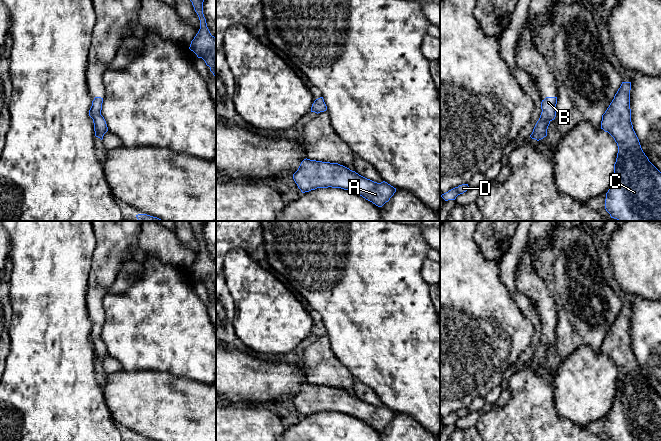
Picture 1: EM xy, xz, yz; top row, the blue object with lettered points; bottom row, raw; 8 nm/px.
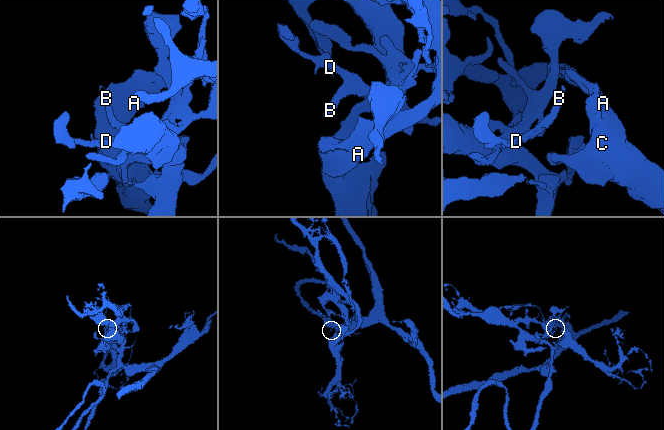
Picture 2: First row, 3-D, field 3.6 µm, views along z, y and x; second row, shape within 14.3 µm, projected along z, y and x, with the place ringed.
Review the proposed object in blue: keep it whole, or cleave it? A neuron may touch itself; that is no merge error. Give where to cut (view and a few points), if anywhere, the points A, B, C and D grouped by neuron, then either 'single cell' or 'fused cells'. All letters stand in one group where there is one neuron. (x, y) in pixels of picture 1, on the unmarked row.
no cut; A B C D; single cell

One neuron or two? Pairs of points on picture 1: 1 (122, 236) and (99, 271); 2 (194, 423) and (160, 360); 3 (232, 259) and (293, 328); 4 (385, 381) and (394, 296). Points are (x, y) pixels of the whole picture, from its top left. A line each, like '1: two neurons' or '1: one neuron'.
1: one neuron
2: two neurons
3: one neuron
4: one neuron

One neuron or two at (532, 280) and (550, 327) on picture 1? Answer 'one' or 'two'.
one

